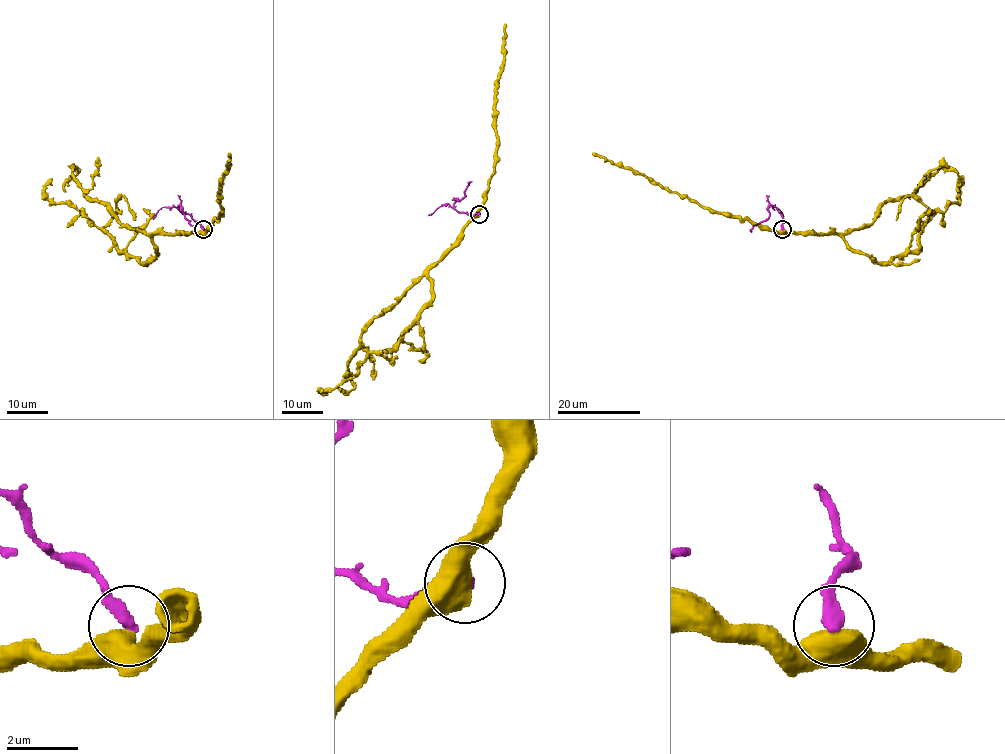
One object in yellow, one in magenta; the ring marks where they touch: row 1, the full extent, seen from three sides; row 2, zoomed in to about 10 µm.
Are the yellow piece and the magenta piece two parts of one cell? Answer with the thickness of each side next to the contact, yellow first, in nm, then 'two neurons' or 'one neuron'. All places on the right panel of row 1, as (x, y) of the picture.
calibres 550 and 440 nm; two neurons

